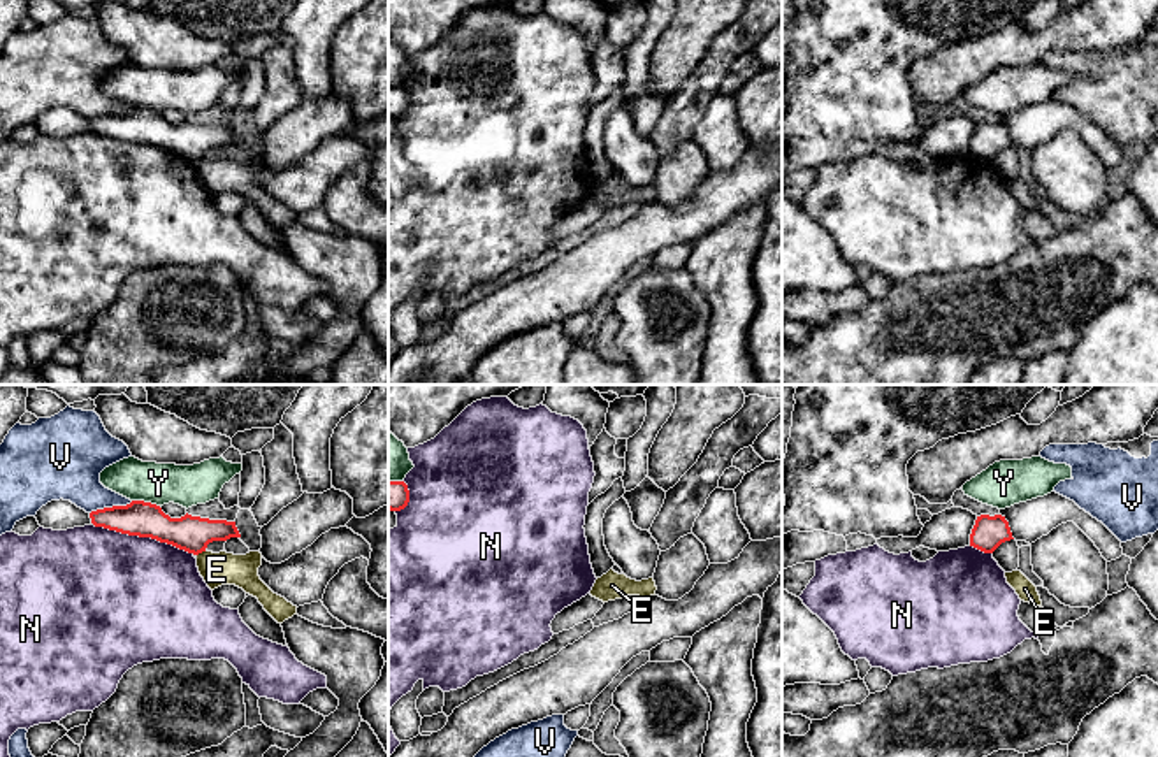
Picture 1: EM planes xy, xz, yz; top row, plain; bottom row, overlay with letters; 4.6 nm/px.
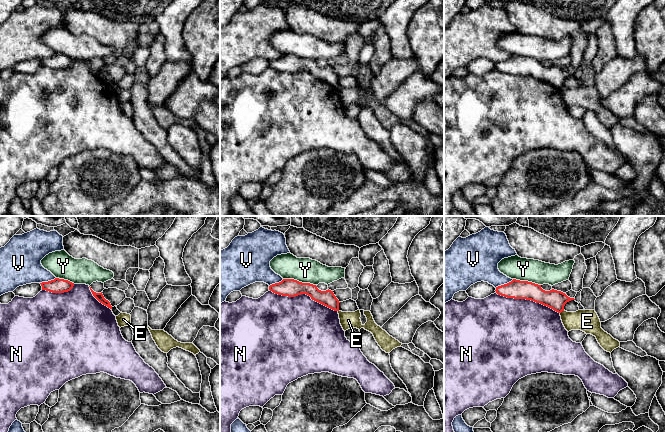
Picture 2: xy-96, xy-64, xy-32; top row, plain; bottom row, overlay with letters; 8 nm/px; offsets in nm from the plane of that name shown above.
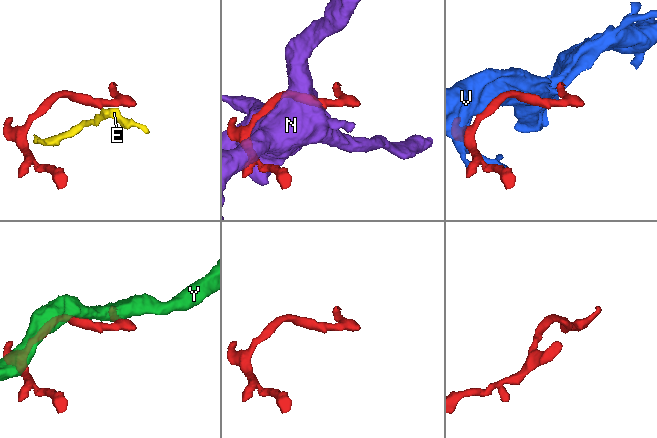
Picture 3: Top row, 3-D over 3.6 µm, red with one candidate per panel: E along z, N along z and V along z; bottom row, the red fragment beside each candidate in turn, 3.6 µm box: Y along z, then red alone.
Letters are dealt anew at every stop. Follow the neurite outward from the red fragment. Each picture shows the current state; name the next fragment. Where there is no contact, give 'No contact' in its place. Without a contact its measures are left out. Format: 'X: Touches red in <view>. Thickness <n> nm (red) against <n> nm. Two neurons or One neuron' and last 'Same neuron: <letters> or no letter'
E: Touches red in xy. Thickness 160 nm (red) against 150 nm. Two neurons
N: Touches red in xy. Thickness 160 nm (red) against 480 nm. Two neurons
V: Touches red in xy. Thickness 160 nm (red) against 260 nm. Two neurons
Y: Touches red in xy. Thickness 160 nm (red) against 190 nm. Two neurons
Same neuron: no letter

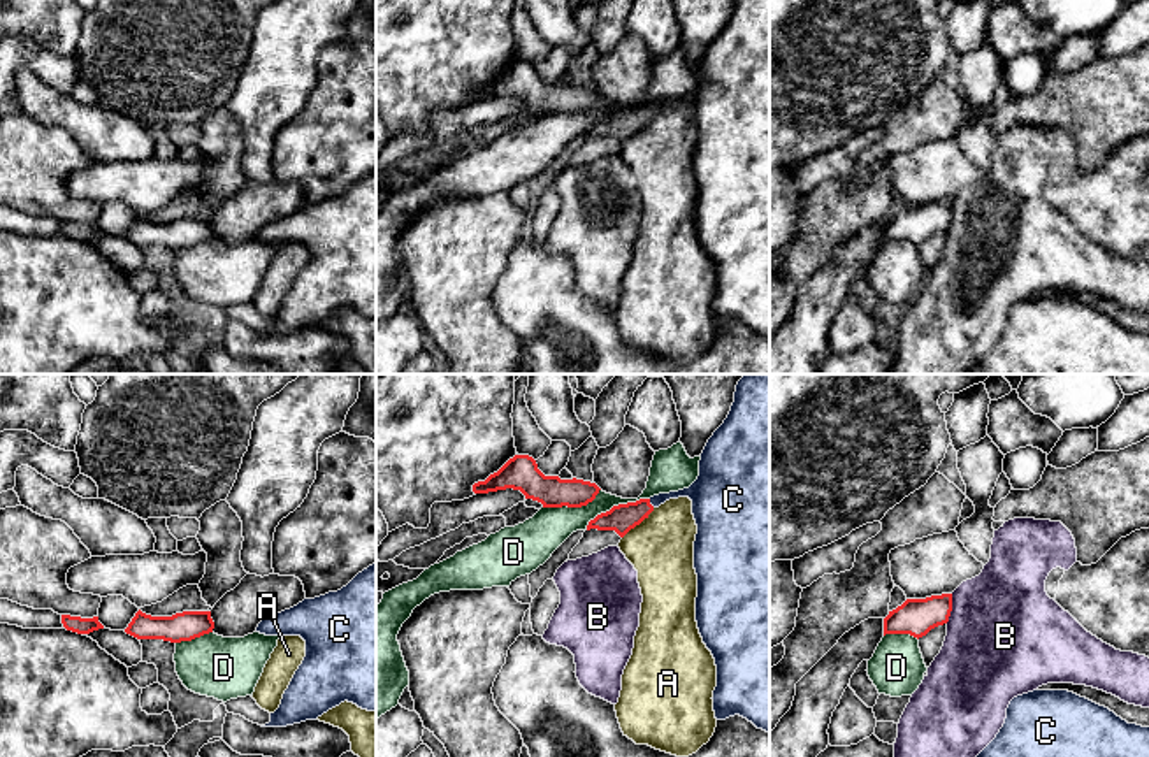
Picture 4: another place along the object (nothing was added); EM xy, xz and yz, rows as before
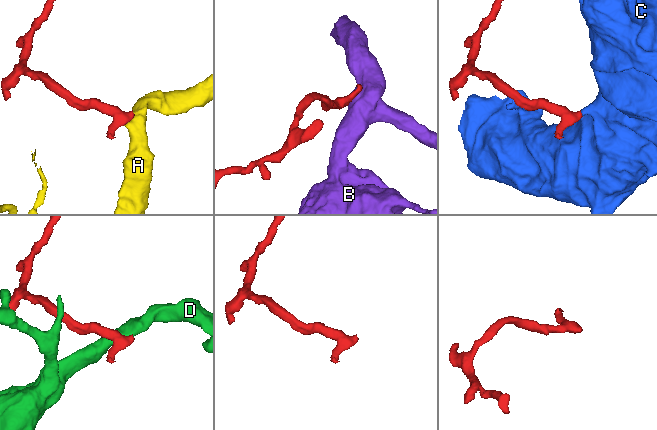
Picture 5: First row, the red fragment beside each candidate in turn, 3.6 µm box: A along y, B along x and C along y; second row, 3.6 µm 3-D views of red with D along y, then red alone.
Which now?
A: Touches red in xz. Thickness 130 nm (red) against 300 nm. Two neurons
B: Touches red in yz. Thickness 170 nm (red) against 500 nm. Two neurons
C: Touches red in xz. Thickness 130 nm (red) against 120 nm. One neuron
D: Touches red in xz. Thickness 130 nm (red) against 130 nm. Two neurons
Same neuron: C

